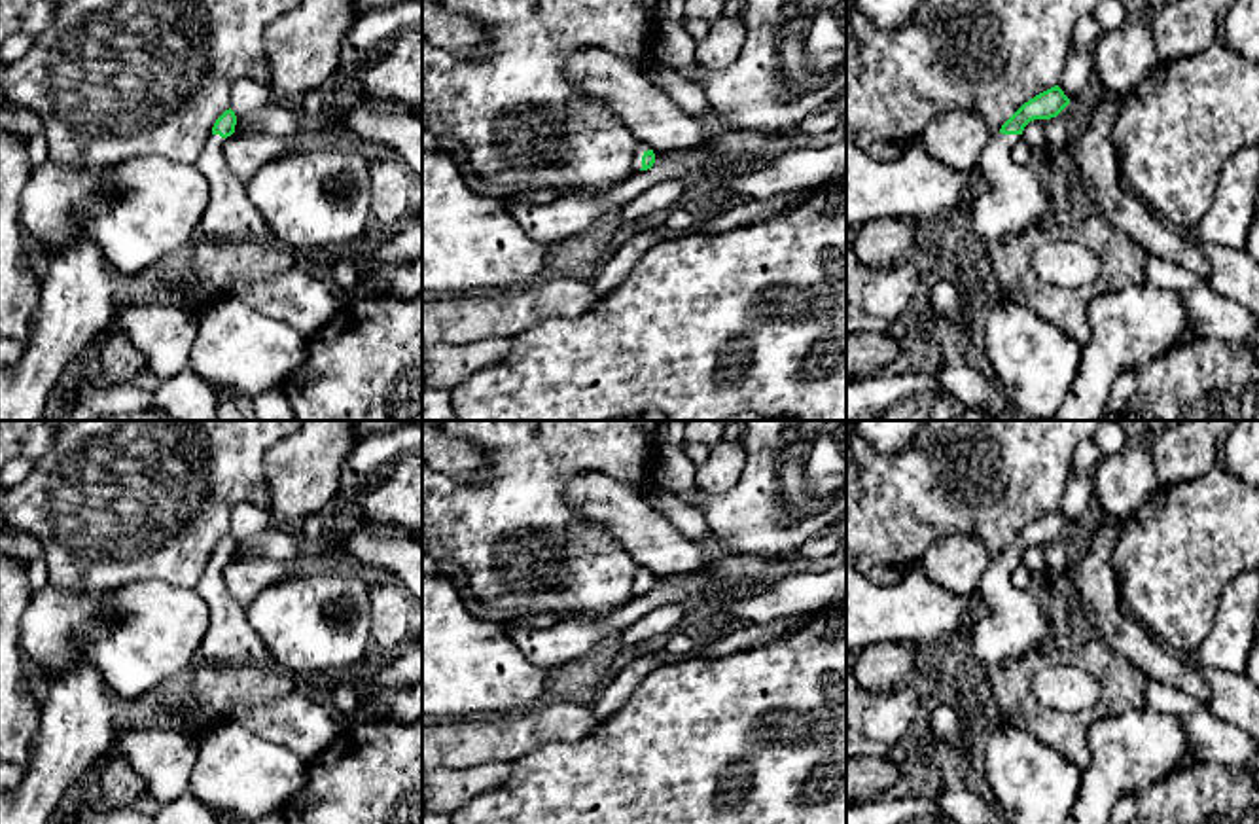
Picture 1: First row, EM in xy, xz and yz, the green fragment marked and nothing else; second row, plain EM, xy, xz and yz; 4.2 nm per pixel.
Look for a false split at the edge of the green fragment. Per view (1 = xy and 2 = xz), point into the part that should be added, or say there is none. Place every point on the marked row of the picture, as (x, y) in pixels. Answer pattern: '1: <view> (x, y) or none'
1: xy (230, 214)
2: xz (642, 146)

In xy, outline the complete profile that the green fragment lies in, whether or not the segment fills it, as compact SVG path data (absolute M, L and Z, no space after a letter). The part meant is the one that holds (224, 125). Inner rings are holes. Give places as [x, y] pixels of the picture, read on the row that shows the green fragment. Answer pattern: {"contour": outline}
{"contour": "M229 108L214 123L197 169L208 182L210 199L199 224L199 237L242 241L273 241L273 231L248 197L248 188L233 176L223 159L225 138L235 133L237 116Z"}

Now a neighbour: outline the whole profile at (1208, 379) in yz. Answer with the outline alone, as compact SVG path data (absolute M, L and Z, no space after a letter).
M1221 339L1170 349L1144 369L1140 386L1111 421L1259 421L1259 362L1250 347Z

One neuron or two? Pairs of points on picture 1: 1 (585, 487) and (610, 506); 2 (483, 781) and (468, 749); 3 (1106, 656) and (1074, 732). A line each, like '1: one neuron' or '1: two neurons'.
1: one neuron
2: two neurons
3: one neuron

